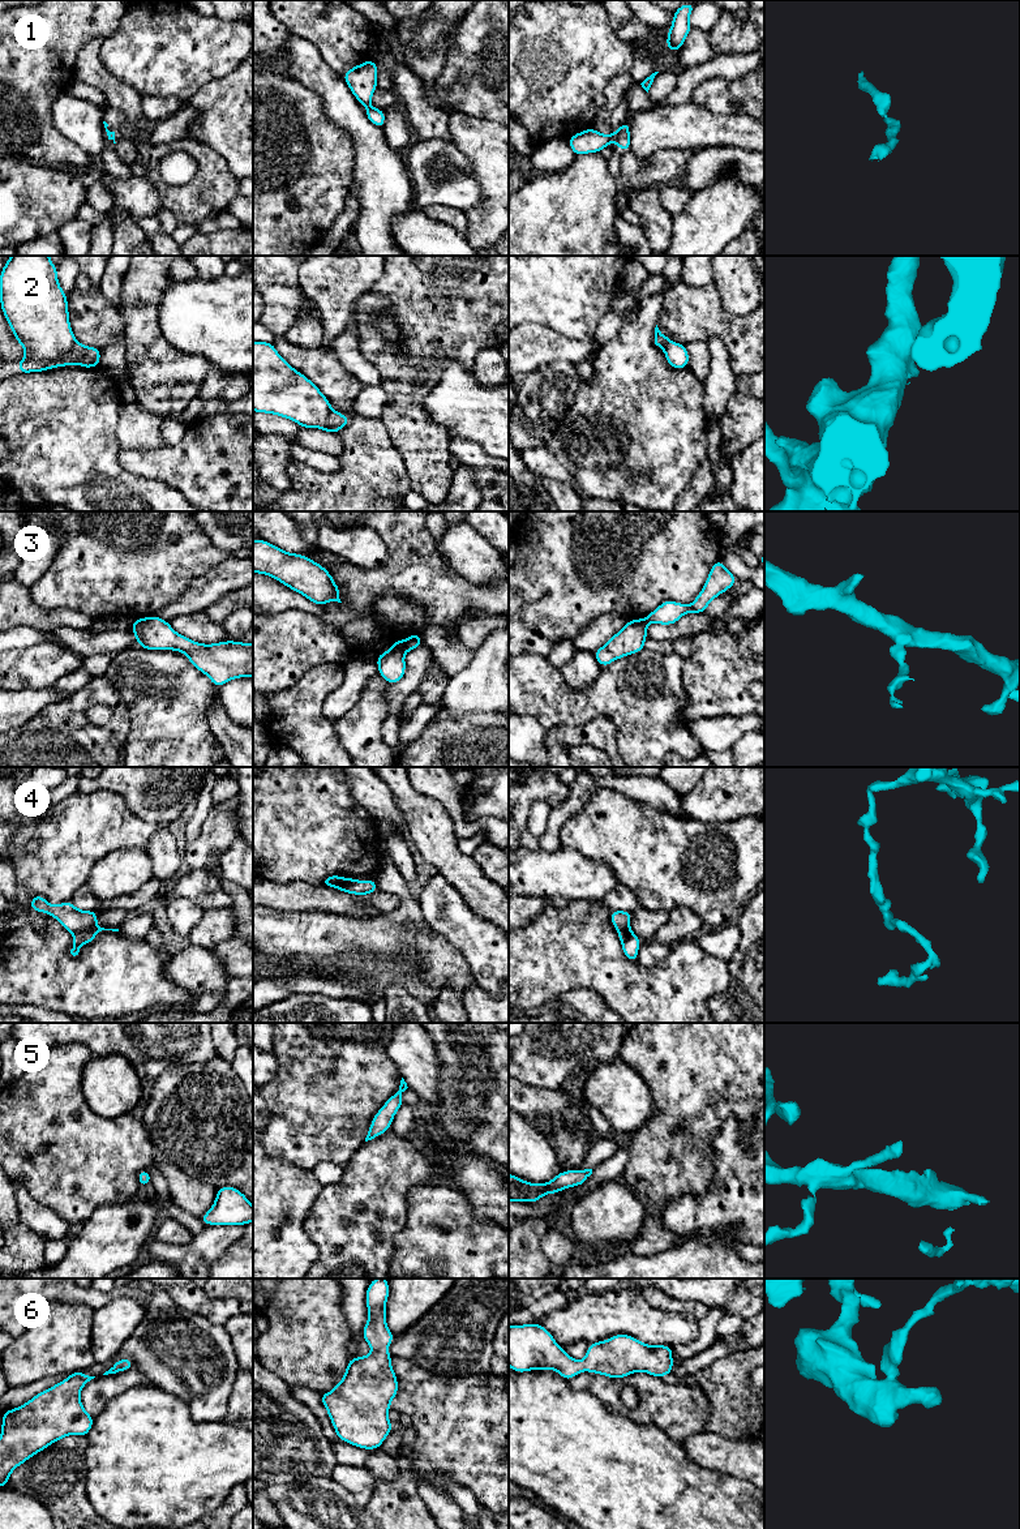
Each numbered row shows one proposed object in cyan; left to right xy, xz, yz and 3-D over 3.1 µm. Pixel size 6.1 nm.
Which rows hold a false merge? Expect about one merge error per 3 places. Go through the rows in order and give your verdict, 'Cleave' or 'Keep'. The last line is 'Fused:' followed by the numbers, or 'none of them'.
1: Cleave
2: Cleave
3: Cleave
4: Cleave
5: Keep
6: Keep
Fused: 1, 2, 3, 4

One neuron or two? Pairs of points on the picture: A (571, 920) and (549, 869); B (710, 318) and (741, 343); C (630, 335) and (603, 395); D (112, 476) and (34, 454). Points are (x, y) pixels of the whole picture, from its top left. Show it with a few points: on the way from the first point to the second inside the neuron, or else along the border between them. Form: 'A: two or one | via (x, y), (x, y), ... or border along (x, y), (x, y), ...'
A: two | border along (600, 899), (573, 899), (570, 902)
B: one | via (718, 324), (724, 325), (734, 335)
C: one | via (630, 350), (630, 368), (617, 381)
D: one | via (93, 476), (88, 476), (65, 454), (54, 454)

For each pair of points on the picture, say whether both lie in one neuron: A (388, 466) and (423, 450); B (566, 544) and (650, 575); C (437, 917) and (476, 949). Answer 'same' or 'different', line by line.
A: different
B: same
C: same

